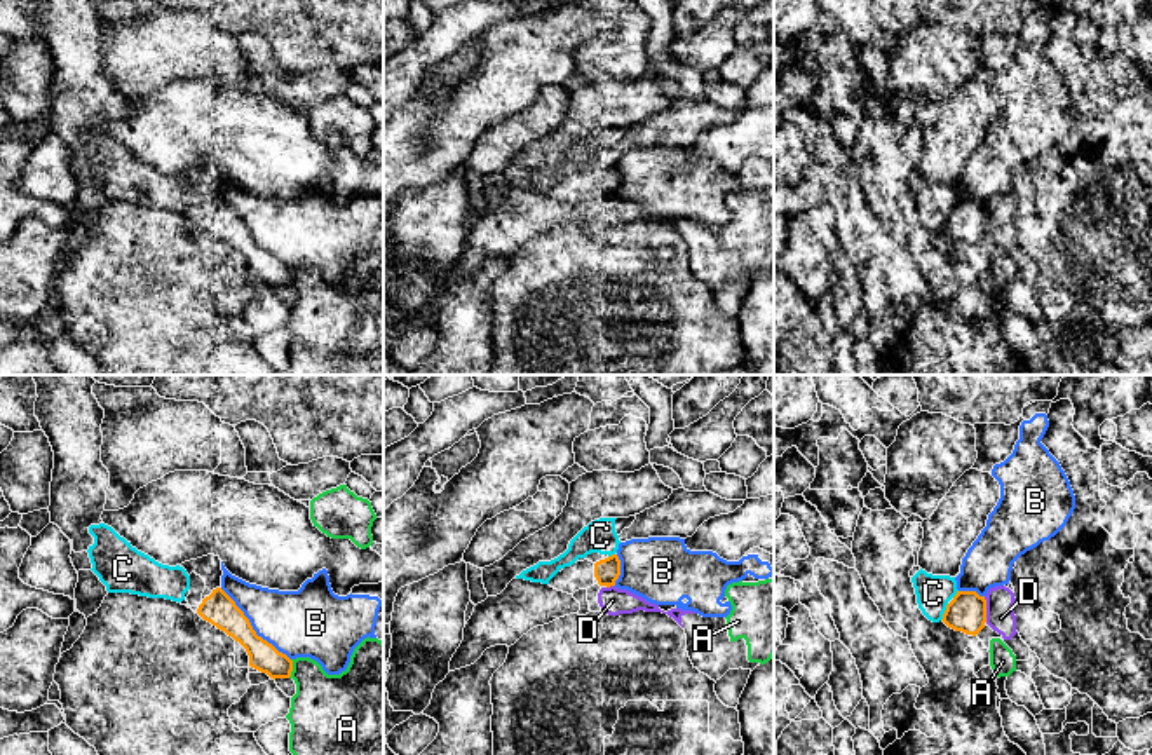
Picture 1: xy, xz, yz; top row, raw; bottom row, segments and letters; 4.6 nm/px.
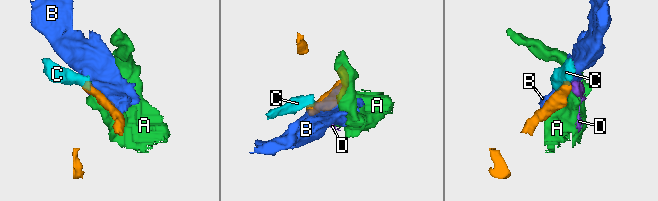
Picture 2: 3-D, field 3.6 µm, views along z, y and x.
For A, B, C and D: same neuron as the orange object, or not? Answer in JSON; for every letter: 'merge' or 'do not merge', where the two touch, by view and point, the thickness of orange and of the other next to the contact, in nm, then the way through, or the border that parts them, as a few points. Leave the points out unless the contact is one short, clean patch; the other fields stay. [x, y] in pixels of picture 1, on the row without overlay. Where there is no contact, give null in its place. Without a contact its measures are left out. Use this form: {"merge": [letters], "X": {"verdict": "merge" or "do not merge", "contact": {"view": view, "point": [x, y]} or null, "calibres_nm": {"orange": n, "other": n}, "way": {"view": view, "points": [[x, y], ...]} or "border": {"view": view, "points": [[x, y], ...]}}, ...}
{"merge": [], "A": {"verdict": "do not merge", "contact": {"view": "xy", "point": [291, 278]}, "calibres_nm": {"orange": 140, "other": 320}}, "B": {"verdict": "do not merge", "contact": {"view": "xy", "point": [251, 238]}, "calibres_nm": {"orange": 150, "other": 320}}, "C": {"verdict": "do not merge", "contact": {"view": "yz", "point": [945, 222]}, "calibres_nm": {"orange": 180, "other": 160}}, "D": {"verdict": "do not merge", "contact": {"view": "yz", "point": [985, 218]}, "calibres_nm": {"orange": 180, "other": 130}}}

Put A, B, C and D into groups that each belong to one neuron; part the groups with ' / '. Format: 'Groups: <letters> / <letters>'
Groups: A D / B / C

